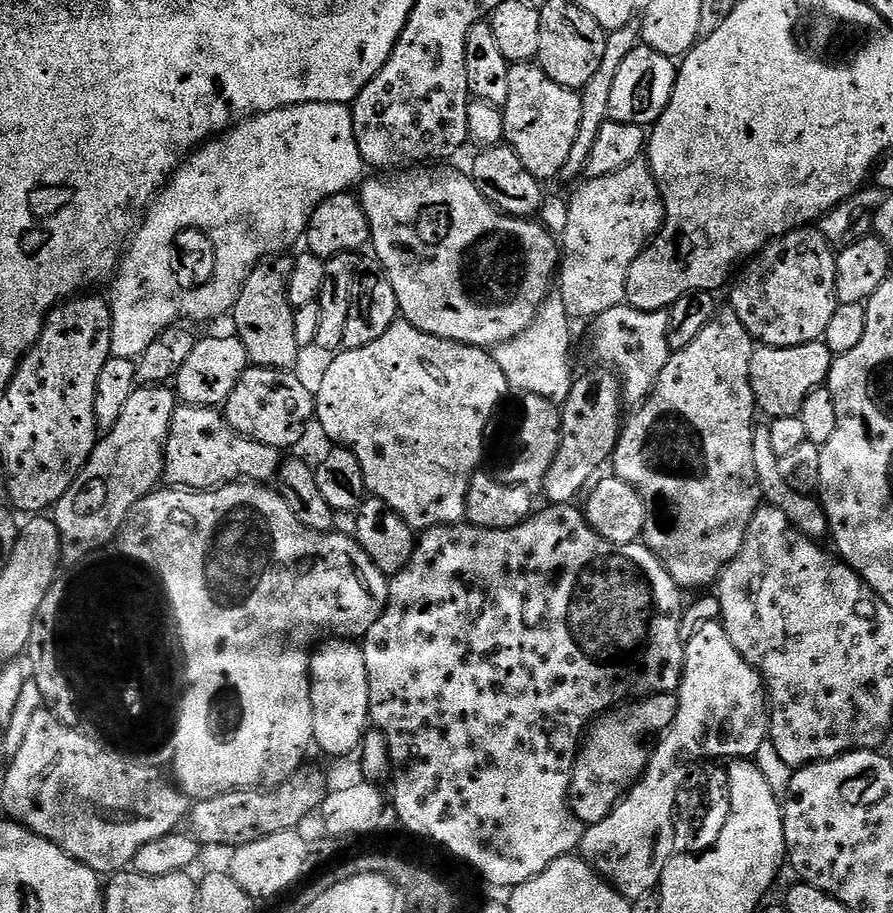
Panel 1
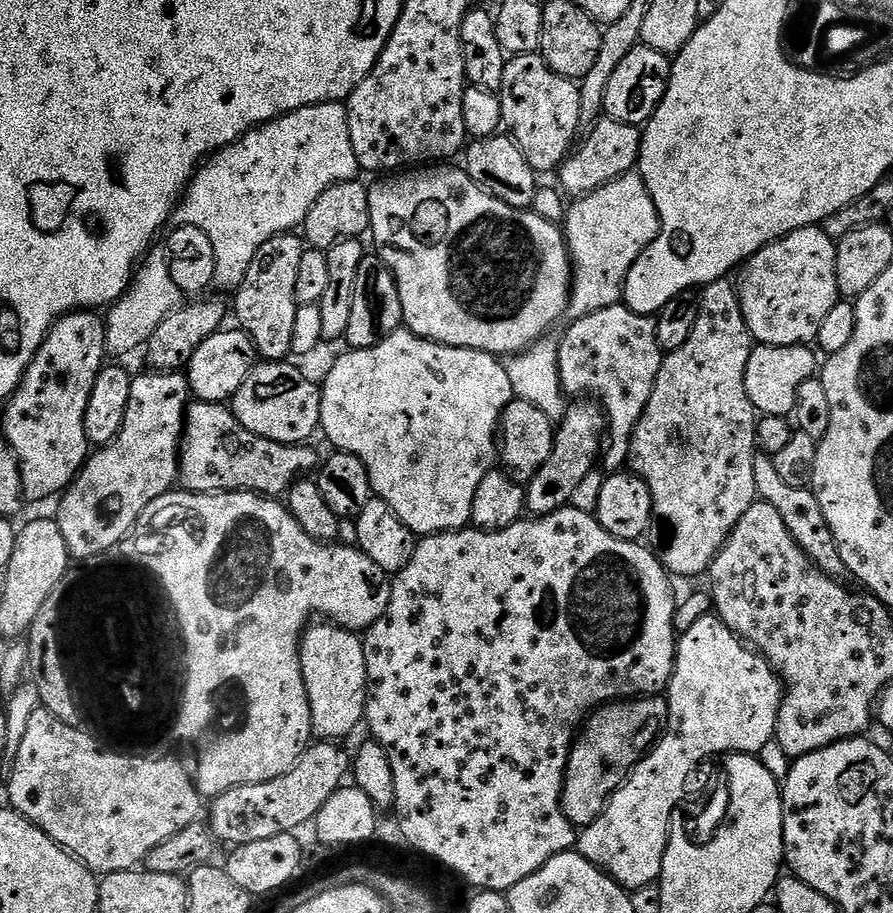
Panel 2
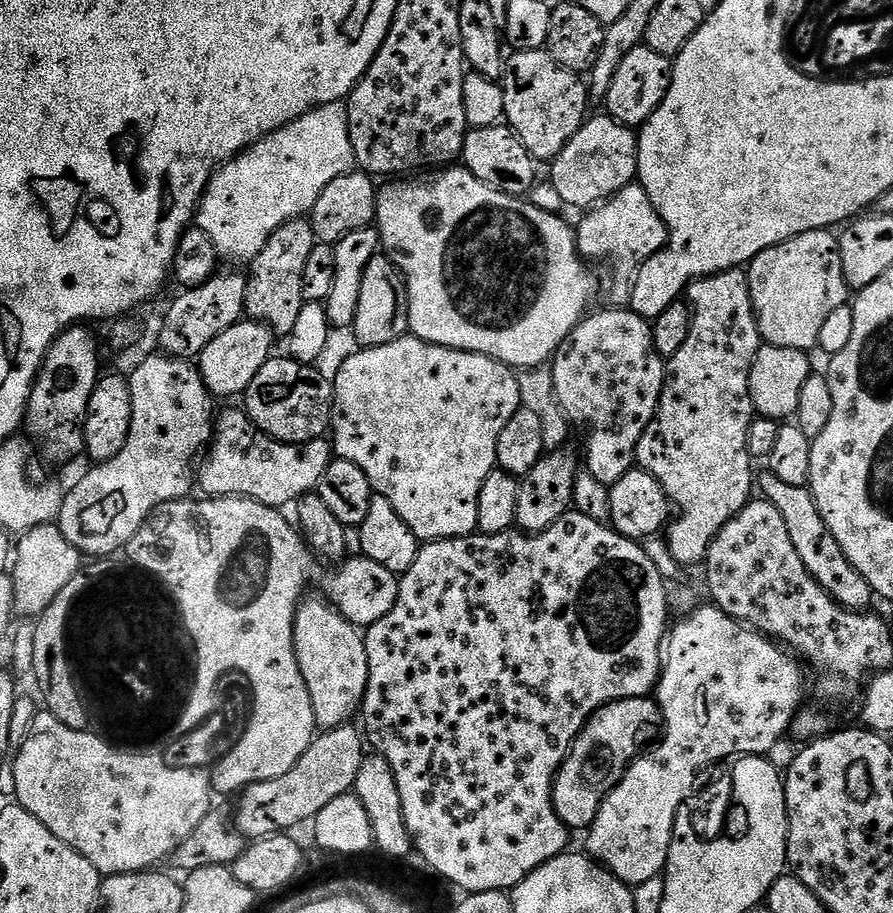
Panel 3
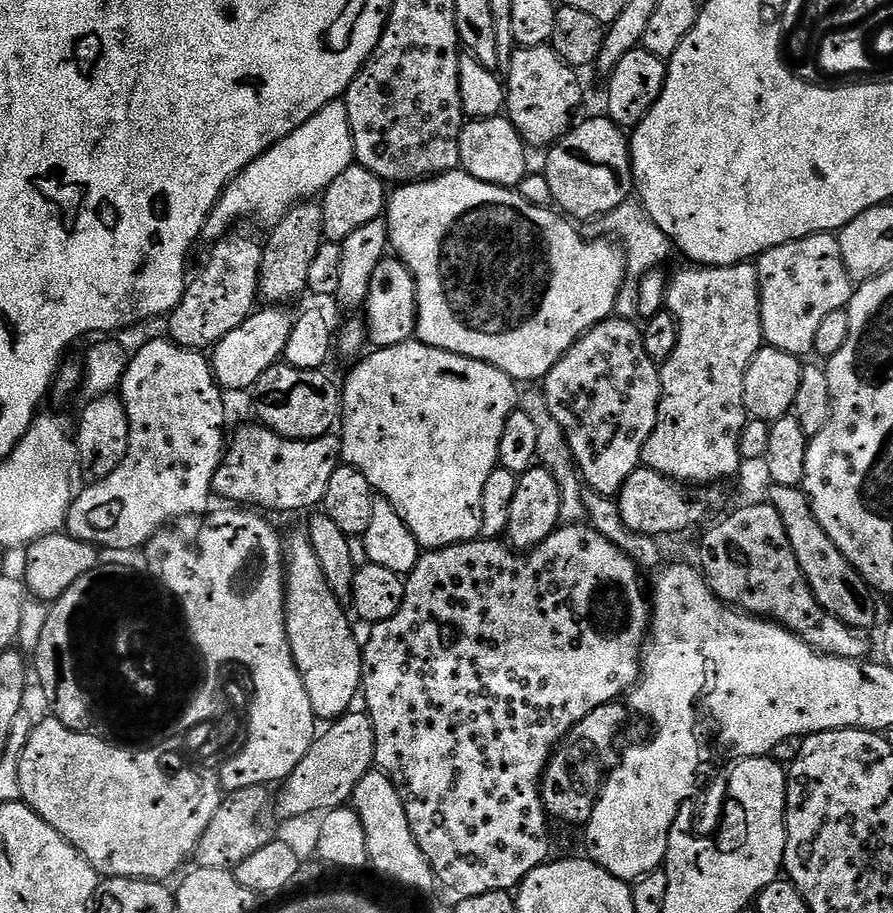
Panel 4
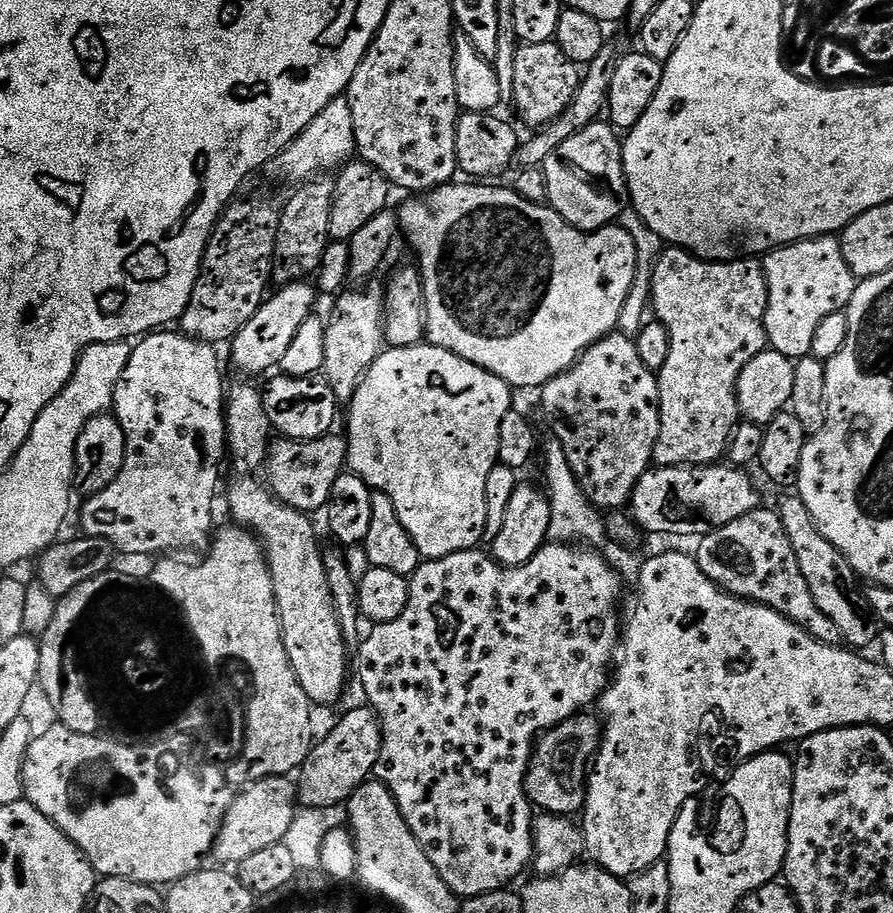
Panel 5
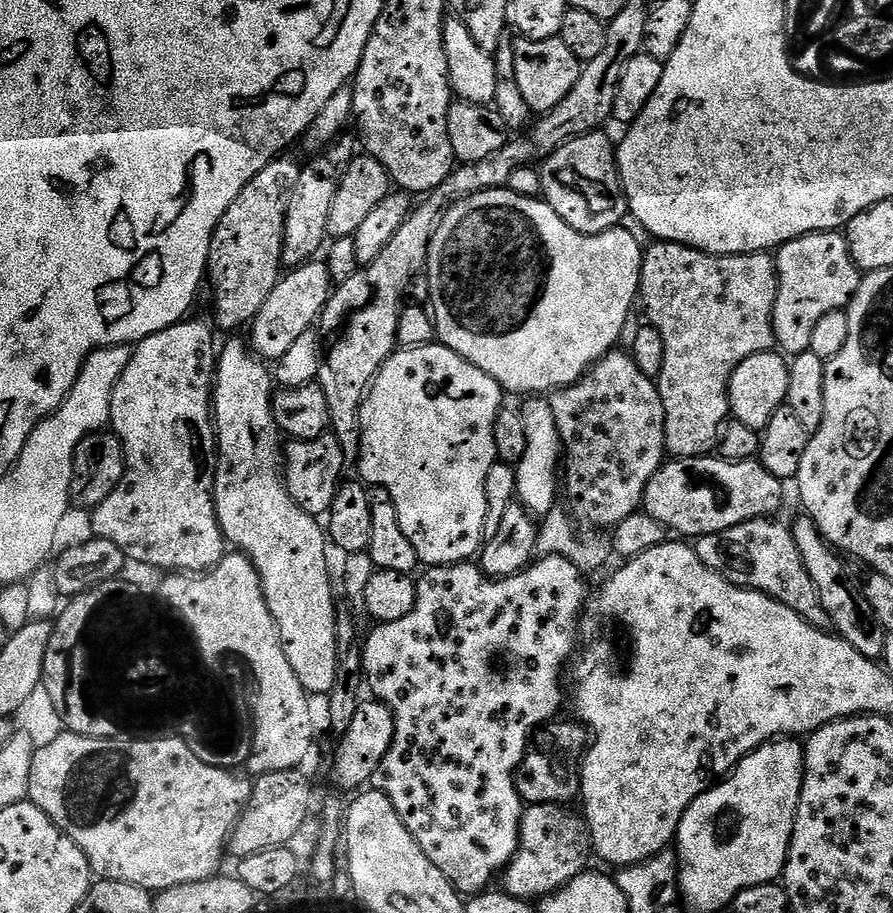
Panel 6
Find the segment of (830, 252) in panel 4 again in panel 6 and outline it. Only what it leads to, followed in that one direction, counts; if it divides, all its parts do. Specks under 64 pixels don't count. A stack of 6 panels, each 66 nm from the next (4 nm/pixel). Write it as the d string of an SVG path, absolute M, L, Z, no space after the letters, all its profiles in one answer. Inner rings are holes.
M812 232L786 242L775 253L776 297L772 311L775 347L789 357L808 351L814 326L826 314L847 309L862 279L861 269L852 261L847 235L835 232Z

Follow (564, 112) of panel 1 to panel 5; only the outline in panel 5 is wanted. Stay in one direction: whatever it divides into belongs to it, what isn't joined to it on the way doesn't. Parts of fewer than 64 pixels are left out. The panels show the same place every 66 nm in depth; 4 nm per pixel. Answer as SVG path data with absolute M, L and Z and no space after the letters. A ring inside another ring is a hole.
M547 40L537 44L520 44L516 49L514 58L514 94L511 103L516 104L516 112L520 115L520 120L524 124L529 124L529 129L535 130L543 128L545 124L554 122L570 106L574 94L578 90L582 79L581 69L562 50L555 42Z

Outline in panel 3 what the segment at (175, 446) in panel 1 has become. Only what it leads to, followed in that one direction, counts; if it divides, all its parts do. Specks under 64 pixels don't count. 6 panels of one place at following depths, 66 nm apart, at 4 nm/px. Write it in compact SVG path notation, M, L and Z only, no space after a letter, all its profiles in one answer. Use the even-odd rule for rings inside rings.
M236 408L215 417L214 439L198 464L199 491L201 488L208 498L247 496L277 510L287 509L287 504L295 505L303 496L315 493L334 458L333 445L324 438L305 444L283 444L256 427L247 412Z

